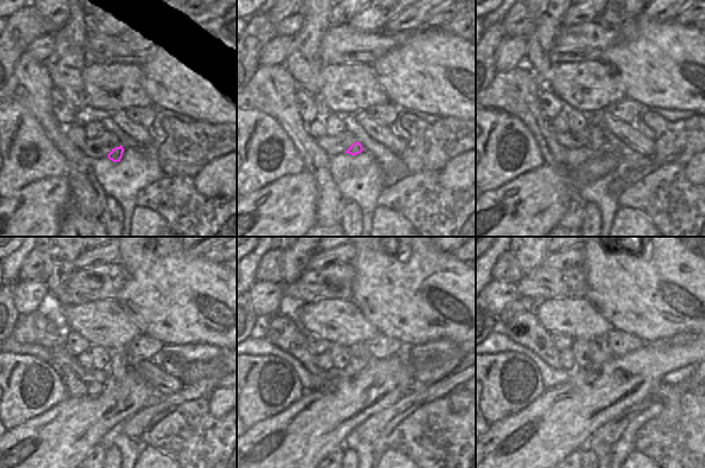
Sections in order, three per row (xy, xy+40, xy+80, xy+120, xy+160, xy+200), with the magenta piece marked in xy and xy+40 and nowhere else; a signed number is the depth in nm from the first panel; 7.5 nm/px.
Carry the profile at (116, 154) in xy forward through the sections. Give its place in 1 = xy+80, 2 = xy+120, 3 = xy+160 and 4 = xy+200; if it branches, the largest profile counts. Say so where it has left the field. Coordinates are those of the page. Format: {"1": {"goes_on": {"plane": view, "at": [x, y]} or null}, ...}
{"1": {"goes_on": {"plane": "xy+80", "at": [595, 126]}}, "2": {"goes_on": {"plane": "xy+120", "at": [118, 366]}}, "3": {"goes_on": {"plane": "xy+160", "at": [358, 355]}}, "4": {"goes_on": {"plane": "xy+200", "at": [599, 353]}}}

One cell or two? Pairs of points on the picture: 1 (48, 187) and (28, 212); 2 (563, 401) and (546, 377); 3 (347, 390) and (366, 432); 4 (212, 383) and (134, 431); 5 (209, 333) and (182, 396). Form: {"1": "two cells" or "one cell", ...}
{"1": "one cell", "2": "two cells", "3": "two cells", "4": "one cell", "5": "two cells"}

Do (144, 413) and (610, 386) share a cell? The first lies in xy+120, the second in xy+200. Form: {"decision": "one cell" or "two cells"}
{"decision": "two cells"}

